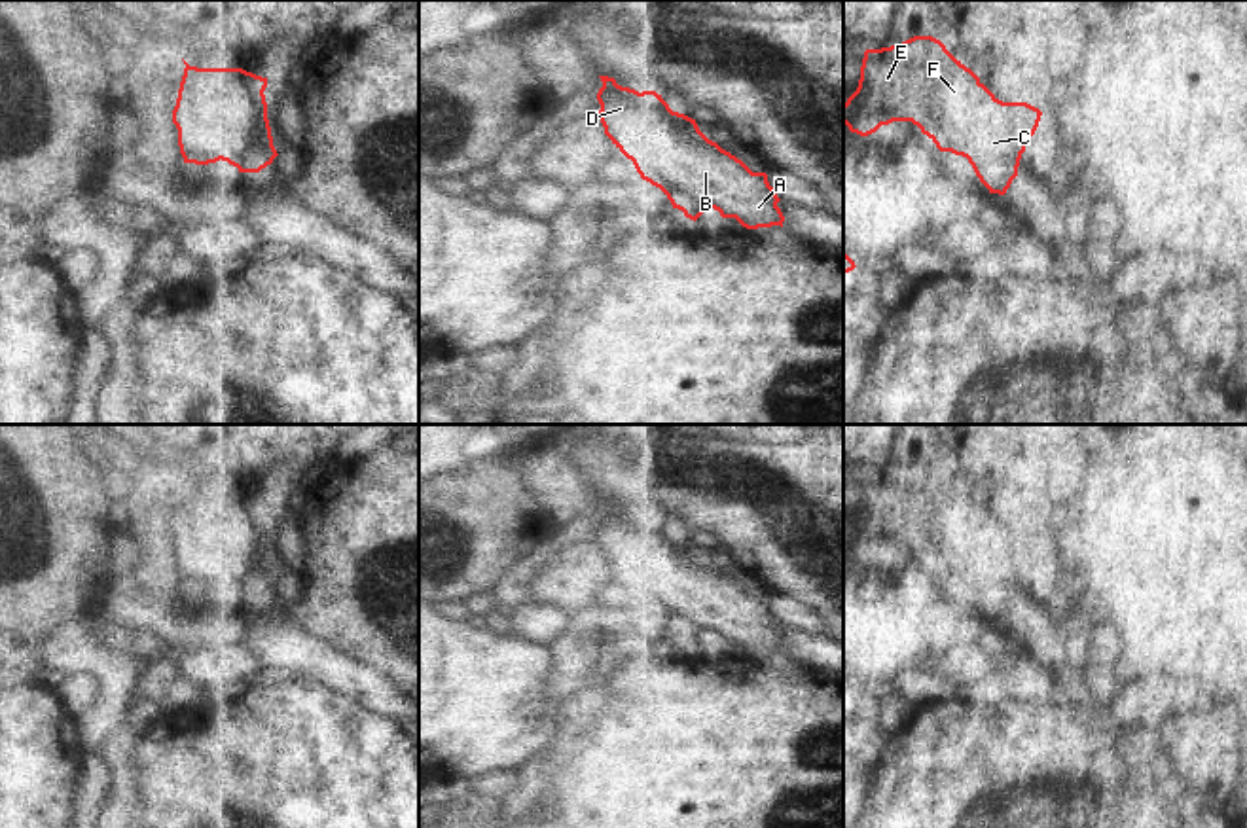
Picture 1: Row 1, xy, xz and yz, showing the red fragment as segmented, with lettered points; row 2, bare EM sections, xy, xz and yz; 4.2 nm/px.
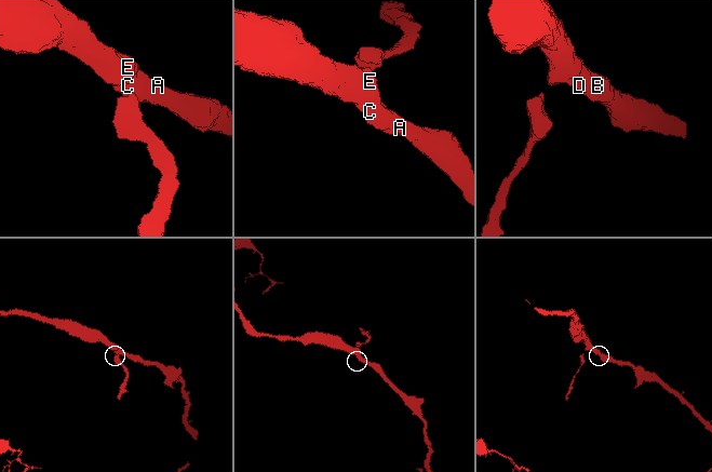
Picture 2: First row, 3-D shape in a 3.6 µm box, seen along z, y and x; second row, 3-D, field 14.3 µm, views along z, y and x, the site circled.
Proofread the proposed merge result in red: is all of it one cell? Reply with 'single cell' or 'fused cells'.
single cell

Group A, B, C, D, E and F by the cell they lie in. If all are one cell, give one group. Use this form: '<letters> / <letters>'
A B C D E F

